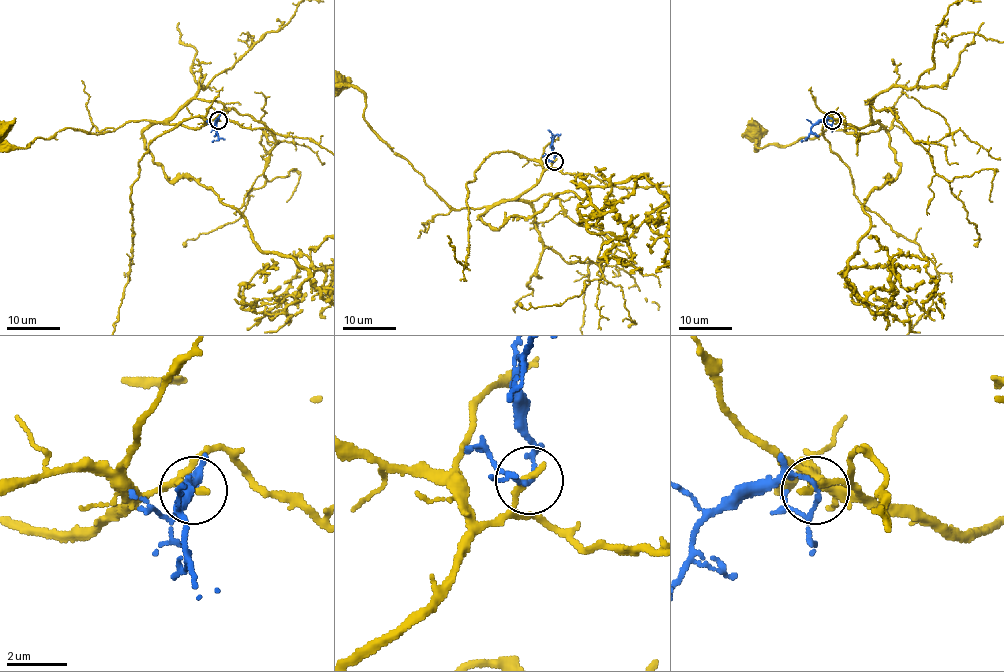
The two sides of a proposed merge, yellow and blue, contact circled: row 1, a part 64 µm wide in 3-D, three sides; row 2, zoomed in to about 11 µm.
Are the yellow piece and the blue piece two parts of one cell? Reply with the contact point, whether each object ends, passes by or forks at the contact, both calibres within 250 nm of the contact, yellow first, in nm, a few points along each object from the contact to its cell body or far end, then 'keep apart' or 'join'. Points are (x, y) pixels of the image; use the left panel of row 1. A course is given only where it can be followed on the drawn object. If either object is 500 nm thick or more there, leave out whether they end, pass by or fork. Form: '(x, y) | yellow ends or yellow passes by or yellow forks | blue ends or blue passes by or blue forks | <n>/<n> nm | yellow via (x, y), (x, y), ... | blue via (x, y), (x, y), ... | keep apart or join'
(218, 120) | yellow ends | blue passes by | 240/110 nm | yellow via (218, 120), (195, 128), (128, 120), (101, 133), (64, 128), (25, 148) | blue via (218, 120), (218, 117), (215, 125), (218, 139), (211, 142) | keep apart

